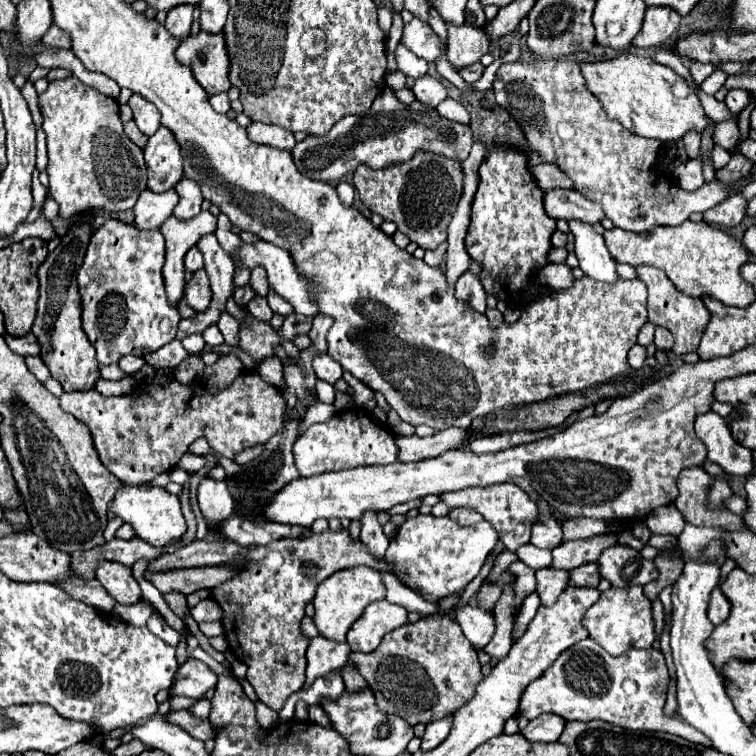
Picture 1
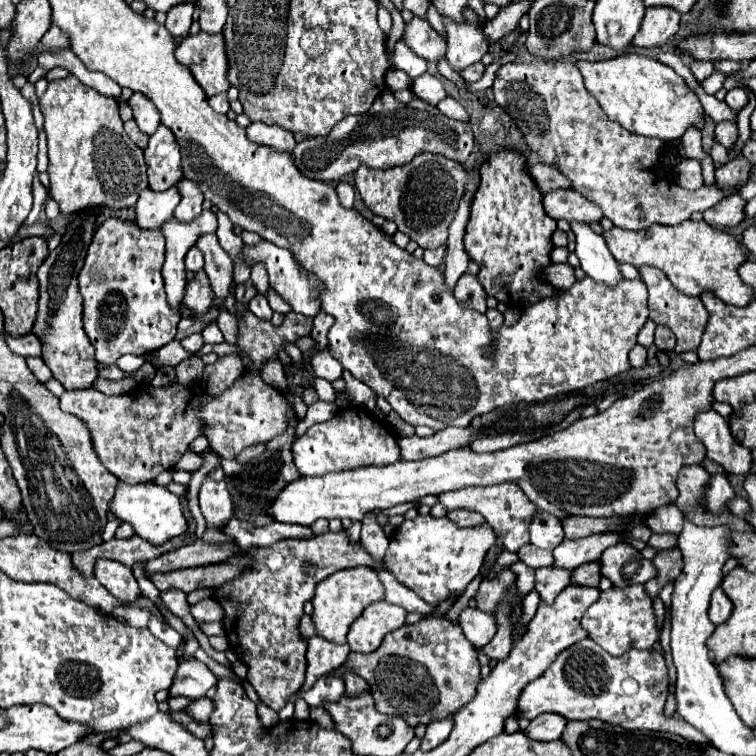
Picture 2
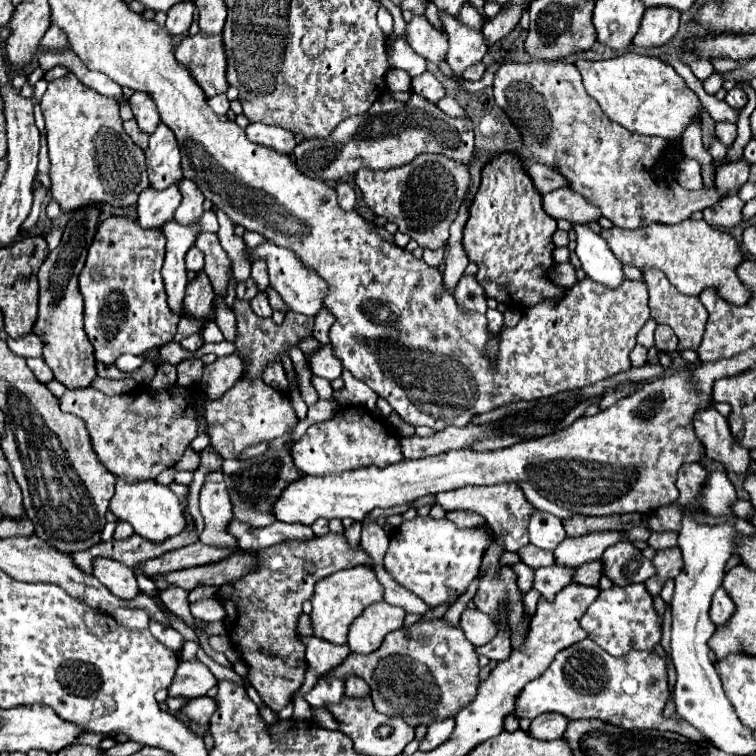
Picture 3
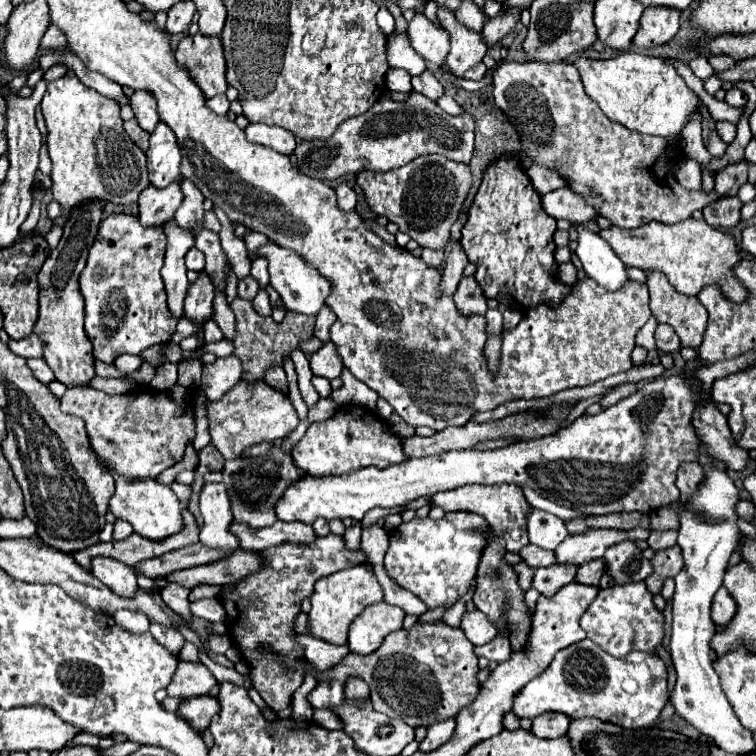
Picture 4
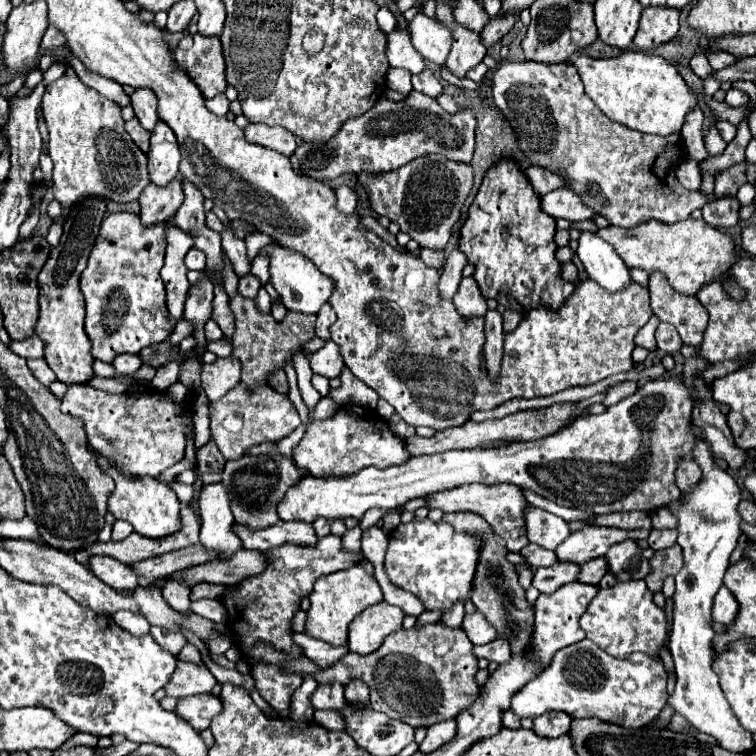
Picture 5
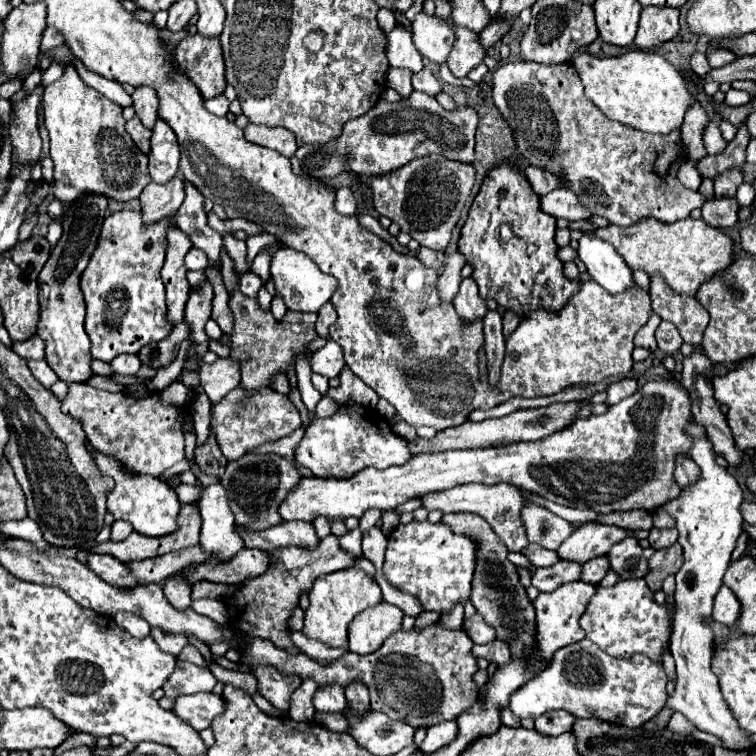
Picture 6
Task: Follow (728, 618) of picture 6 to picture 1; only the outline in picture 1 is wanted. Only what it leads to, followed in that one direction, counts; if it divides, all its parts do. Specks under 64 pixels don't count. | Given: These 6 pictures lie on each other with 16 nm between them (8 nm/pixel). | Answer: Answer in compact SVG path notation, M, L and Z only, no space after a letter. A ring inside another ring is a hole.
M716 588L716 592L712 592L712 600L708 600L708 618L716 626L726 620L728 612L730 612L730 604L728 604L726 596L722 594L720 588Z

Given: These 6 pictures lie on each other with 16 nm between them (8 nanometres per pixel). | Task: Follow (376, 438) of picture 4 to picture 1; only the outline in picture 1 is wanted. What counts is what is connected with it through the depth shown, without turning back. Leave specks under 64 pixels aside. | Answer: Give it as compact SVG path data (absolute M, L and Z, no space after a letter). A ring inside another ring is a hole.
M352 408L348 412L338 412L330 420L312 424L294 444L294 460L300 476L314 476L324 472L338 472L344 468L356 466L374 466L374 464L392 464L396 462L398 446L388 428L374 424L368 412Z

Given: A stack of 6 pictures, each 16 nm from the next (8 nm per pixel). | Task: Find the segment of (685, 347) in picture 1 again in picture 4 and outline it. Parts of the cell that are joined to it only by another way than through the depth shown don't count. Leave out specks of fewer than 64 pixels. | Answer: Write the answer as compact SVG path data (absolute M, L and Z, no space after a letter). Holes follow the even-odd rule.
M626 266L626 271L630 280L642 282L648 286L652 316L660 324L670 324L674 328L674 332L680 336L680 348L686 348L686 346L698 348L702 342L702 334L706 330L706 322L708 322L708 312L700 304L700 300L676 292L676 288L668 282L668 278L660 270L646 270L645 272L635 267Z

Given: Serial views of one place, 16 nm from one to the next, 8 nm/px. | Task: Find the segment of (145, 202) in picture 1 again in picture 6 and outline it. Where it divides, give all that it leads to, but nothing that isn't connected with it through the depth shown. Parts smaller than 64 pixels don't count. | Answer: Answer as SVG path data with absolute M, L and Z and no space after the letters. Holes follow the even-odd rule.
M176 176L168 184L148 184L140 194L140 212L144 216L144 224L160 222L164 218L172 218L180 204L184 202L184 180Z

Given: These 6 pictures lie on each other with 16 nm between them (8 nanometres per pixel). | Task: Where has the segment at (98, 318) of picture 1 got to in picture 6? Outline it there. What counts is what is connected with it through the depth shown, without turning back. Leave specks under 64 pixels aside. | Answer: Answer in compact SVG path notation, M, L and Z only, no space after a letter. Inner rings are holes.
M122 210L110 214L100 230L98 244L90 256L86 270L80 276L80 288L86 300L86 334L92 342L92 356L102 362L112 362L118 354L138 354L142 346L164 340L172 332L172 324L166 320L166 300L160 270L166 256L166 230L172 220L162 220L160 224L142 224L140 212Z

